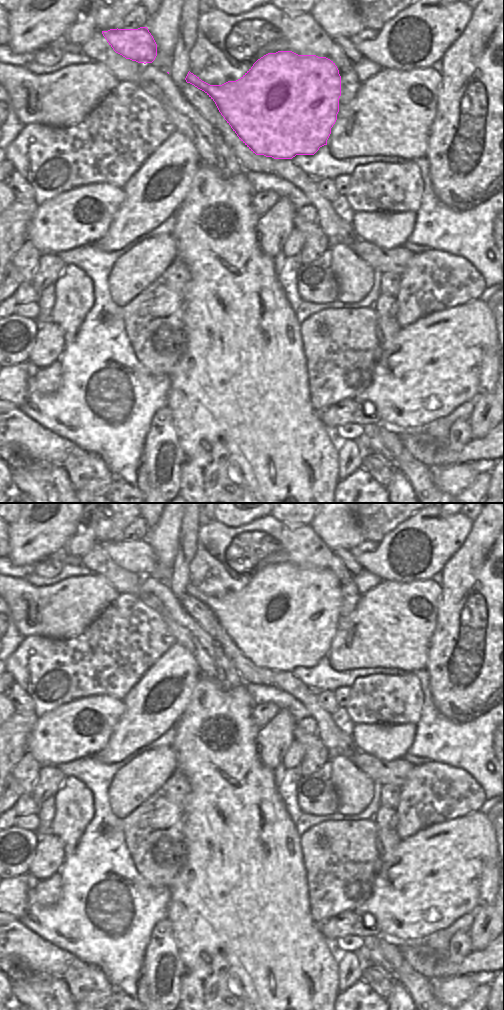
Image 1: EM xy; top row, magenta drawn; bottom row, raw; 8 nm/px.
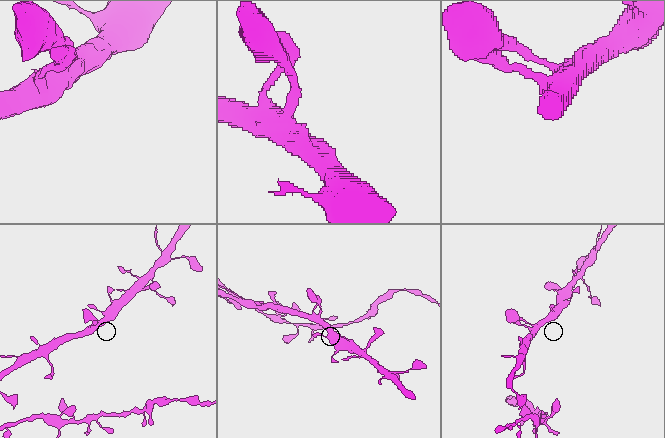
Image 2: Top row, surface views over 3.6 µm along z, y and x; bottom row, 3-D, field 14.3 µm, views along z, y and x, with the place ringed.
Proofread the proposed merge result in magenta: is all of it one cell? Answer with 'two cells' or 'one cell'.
one cell

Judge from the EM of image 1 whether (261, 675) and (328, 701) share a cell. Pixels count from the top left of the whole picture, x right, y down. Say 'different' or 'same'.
different

